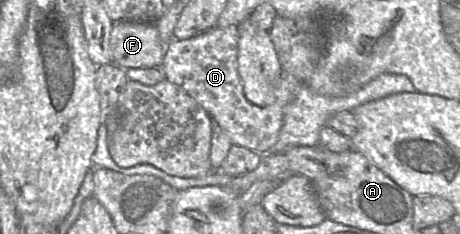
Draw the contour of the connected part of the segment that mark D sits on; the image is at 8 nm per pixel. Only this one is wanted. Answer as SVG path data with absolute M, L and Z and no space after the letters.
M239 26L214 27L206 32L184 40L171 40L161 71L165 78L181 87L211 117L230 138L239 145L266 154L276 144L282 126L283 109L296 96L301 82L283 71L275 90L275 101L260 107L249 102L243 91L238 73Z

